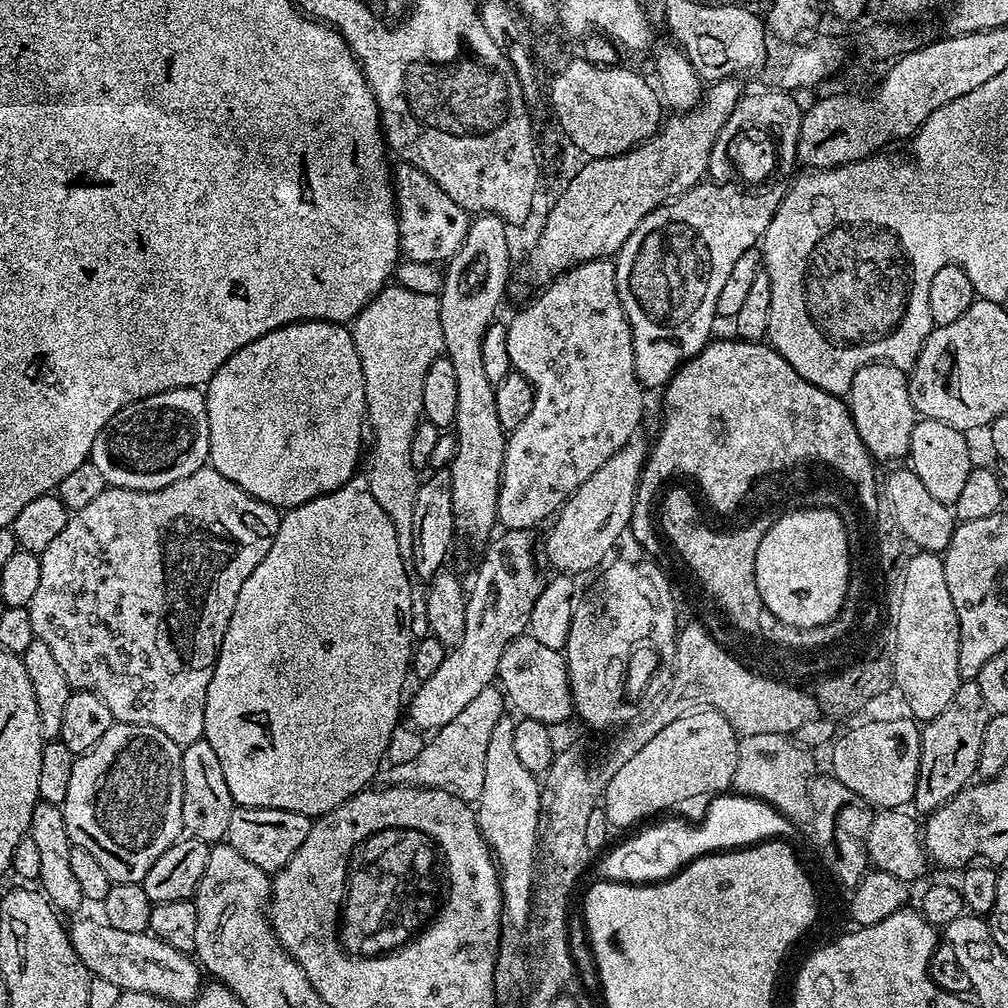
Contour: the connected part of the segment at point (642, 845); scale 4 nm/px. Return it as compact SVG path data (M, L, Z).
M739 794L713 797L700 823L689 823L682 818L673 819L654 824L622 843L614 844L596 866L597 879L618 884L661 883L675 876L683 865L701 856L749 847L765 840L788 838L794 828L793 823L771 804Z

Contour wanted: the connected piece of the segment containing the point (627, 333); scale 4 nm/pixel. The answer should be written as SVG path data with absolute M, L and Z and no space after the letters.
M611 259L588 260L585 264L578 264L569 272L557 276L551 284L543 289L544 292L537 300L532 300L512 321L507 321L508 337L506 338L509 360L512 368L525 376L532 384L536 397L534 406L530 406L530 414L526 414L526 422L518 426L508 436L508 444L504 447L504 465L502 478L498 490L498 514L496 515L499 527L504 530L532 530L535 524L540 524L544 519L555 517L560 507L569 500L584 482L600 466L602 466L618 450L622 450L637 435L636 427L644 416L644 395L640 379L636 376L634 366L634 338L630 330L630 322L622 310L622 302L618 302L618 286L616 285L616 266Z

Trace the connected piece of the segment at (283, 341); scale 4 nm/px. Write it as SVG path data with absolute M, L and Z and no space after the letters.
M301 320L295 324L287 324L276 328L270 334L242 346L229 360L221 366L208 380L204 392L206 414L208 415L208 459L210 466L222 474L222 478L230 478L234 486L242 486L246 494L256 500L272 505L277 510L296 508L300 504L310 502L316 496L324 496L328 492L338 490L342 485L357 475L356 463L360 460L360 439L366 436L366 386L362 378L362 362L358 358L358 350L354 346L351 331L343 324L331 324L329 320Z

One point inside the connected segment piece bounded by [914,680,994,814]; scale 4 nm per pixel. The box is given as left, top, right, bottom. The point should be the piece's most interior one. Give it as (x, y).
(950, 743)

